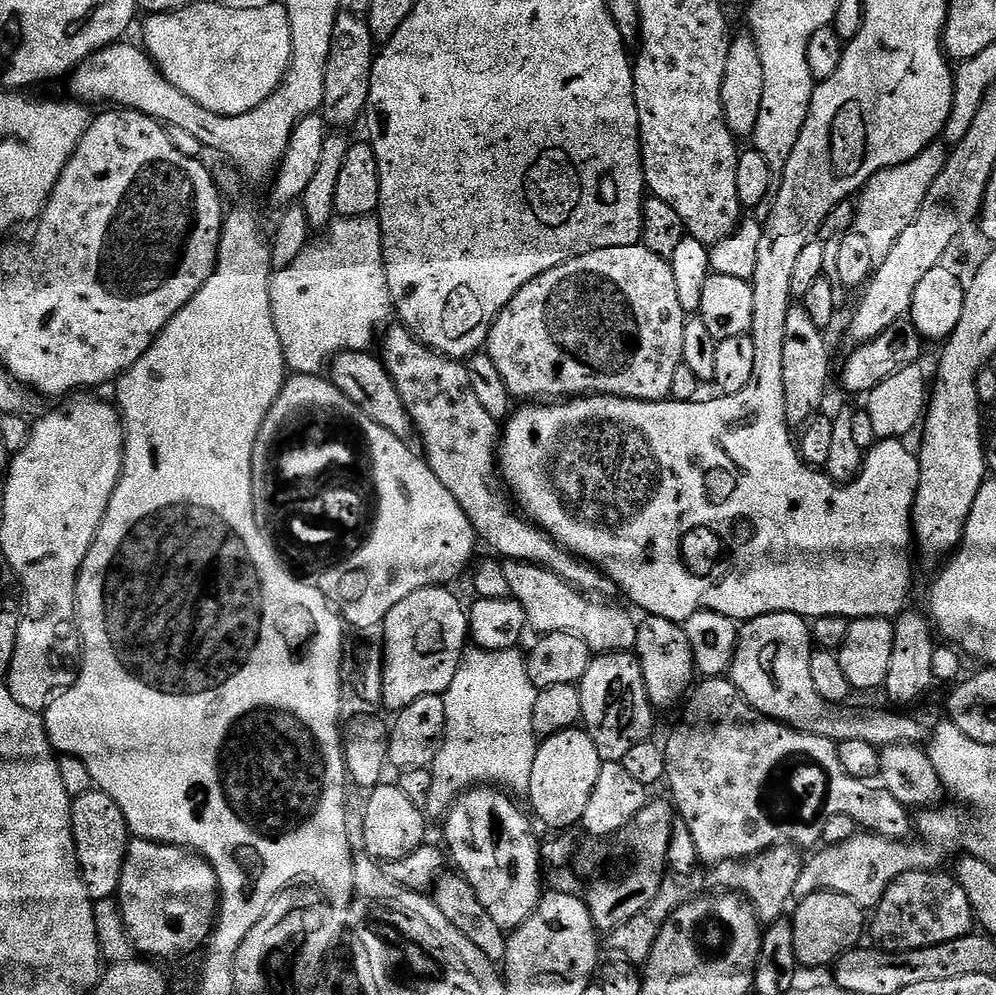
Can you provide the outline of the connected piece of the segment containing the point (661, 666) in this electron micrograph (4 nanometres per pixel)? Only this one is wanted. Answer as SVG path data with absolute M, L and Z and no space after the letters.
M648 616L645 621L645 624L641 623L638 627L634 653L645 674L649 702L656 710L672 708L676 703L679 705L685 699L686 693L694 684L690 642L686 642L684 629L675 620L667 620L661 616Z

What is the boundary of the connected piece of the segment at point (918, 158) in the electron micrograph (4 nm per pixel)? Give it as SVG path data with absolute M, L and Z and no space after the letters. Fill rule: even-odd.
M933 142L927 148L923 148L915 157L904 163L895 164L892 168L884 168L880 172L871 173L867 178L868 185L859 193L860 201L854 204L854 220L864 224L862 231L866 242L870 242L872 251L877 257L882 258L892 249L893 242L912 215L916 213L916 207L924 192L931 184L932 179L940 173L942 167L942 152L940 156L939 143Z

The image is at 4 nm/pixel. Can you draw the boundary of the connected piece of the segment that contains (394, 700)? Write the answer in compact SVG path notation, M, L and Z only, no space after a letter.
M444 586L423 588L398 604L382 625L384 703L397 714L423 695L441 695L454 682L470 644L468 612Z

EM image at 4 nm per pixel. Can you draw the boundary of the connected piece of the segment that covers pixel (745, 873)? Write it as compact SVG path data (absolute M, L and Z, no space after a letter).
M778 844L764 852L758 852L754 856L746 856L739 860L727 860L711 869L712 876L716 879L715 887L746 897L756 907L756 914L761 921L779 920L789 911L788 900L793 899L794 886L798 886L798 874L805 866L805 861L800 860L799 854L801 855L795 847Z

